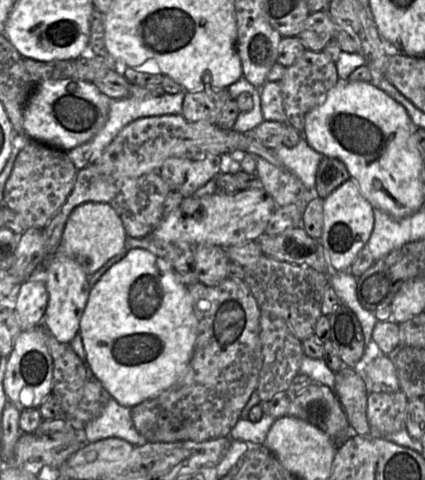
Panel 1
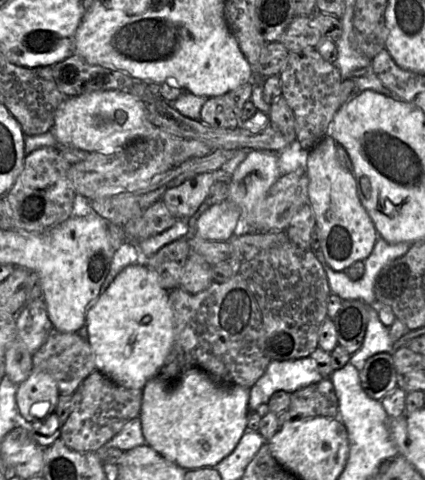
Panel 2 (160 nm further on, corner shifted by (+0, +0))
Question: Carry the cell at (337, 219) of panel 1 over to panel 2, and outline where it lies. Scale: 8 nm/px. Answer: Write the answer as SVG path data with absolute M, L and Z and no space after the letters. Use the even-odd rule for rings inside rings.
M326 135L304 157L304 166L309 176L308 200L316 217L316 226L321 233L321 249L327 264L335 271L346 271L358 261L365 261L371 254L377 241L377 229L364 208L357 192L357 181L352 171L344 168L338 160L336 153L336 141ZM331 210L333 218L327 219L326 212Z

